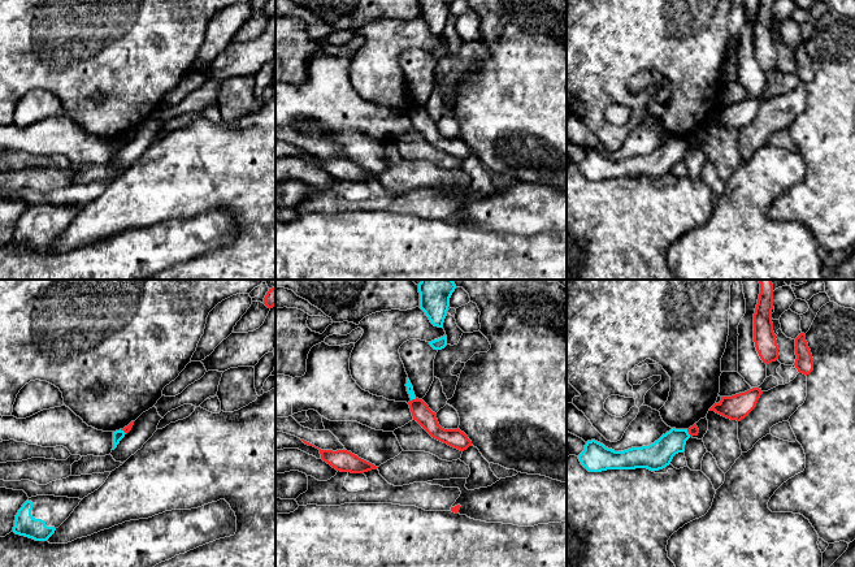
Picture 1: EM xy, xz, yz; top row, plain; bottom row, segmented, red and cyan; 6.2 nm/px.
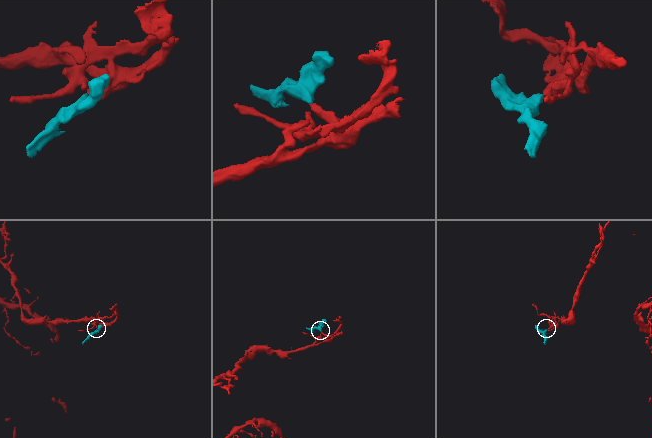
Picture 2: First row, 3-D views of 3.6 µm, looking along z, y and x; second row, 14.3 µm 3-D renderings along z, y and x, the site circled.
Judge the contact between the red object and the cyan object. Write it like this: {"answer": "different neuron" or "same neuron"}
{"answer": "different neuron"}

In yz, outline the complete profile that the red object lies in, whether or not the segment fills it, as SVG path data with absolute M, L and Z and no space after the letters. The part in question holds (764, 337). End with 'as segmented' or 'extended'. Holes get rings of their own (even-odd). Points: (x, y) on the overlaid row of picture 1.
M759 280L760 294L754 313L754 342L763 363L778 359L778 345L773 332L773 280Z; as segmented

